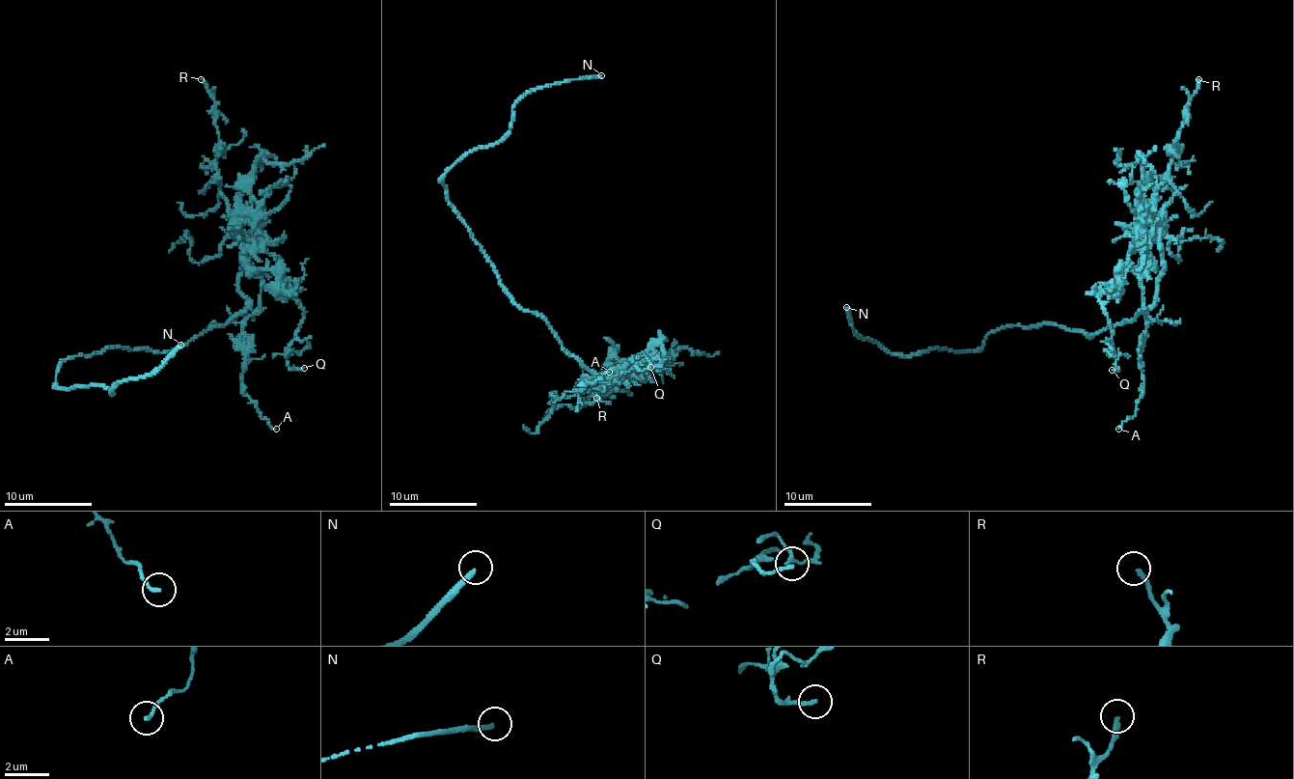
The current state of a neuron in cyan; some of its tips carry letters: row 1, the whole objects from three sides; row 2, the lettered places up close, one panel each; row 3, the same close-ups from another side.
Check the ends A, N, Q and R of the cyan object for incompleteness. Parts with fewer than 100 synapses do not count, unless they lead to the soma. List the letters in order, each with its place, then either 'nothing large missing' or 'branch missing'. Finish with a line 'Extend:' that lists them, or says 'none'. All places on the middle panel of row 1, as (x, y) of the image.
A: at (609, 372); nothing large missing
N: at (601, 75); branch missing
Q: at (650, 367); nothing large missing
R: at (596, 398); nothing large missing
Extend: N

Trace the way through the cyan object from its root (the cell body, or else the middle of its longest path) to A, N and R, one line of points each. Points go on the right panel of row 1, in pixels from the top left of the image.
A: (1087, 335), (1089, 339), (1109, 326), (1132, 322), (1141, 313), (1145, 316), (1142, 398), (1136, 414), (1118, 429)
N: (1087, 335), (1061, 325), (1010, 325), (993, 330), (976, 349), (892, 355), (857, 335), (846, 307)
R: (1087, 335), (1134, 320), (1156, 300), (1165, 205), (1175, 190), (1170, 164), (1198, 79)

